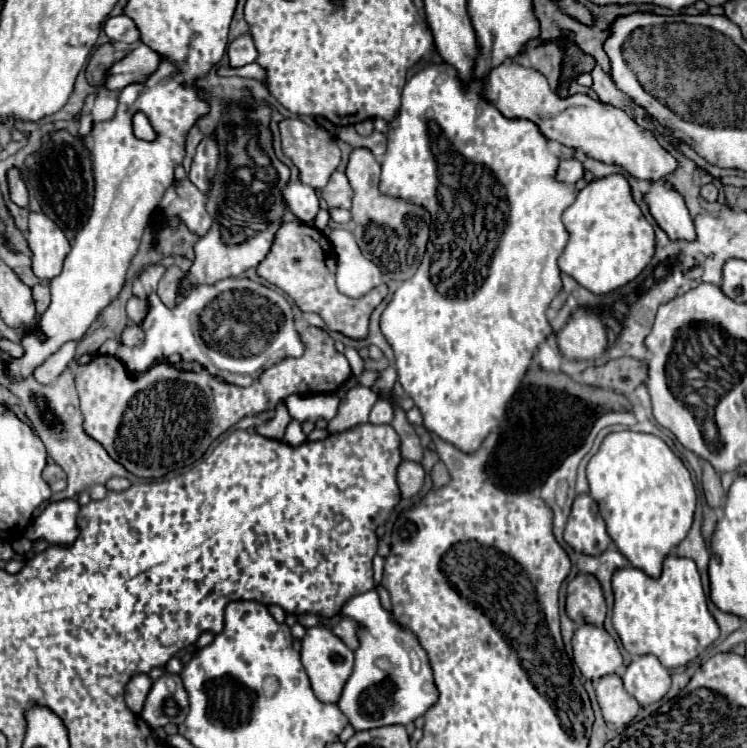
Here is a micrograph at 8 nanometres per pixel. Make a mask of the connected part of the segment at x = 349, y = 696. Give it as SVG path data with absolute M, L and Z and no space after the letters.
M375 589L351 597L343 605L343 615L359 621L363 627L359 631L361 645L355 651L355 669L337 701L355 731L395 723L407 725L425 715L425 711L437 701L437 687L433 683L427 655L417 637L391 621L391 615L381 607Z

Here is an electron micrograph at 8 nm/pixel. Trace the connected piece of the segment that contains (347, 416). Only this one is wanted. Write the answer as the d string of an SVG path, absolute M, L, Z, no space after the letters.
M359 387L359 389L351 389L339 403L339 411L337 415L329 421L327 431L329 433L341 433L347 431L355 425L367 423L369 421L369 411L375 405L375 401L379 399L377 393L373 393L373 389L369 387Z

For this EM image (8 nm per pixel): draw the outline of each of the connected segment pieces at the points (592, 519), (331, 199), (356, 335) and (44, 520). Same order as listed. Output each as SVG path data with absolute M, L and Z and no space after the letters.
M577 495L565 527L565 541L585 555L599 557L611 543L597 503L589 495Z
M335 171L329 179L329 183L321 189L321 197L327 201L329 207L341 207L341 209L351 209L351 185L345 177L345 173Z
M303 221L281 223L279 231L275 233L271 251L257 265L257 275L269 281L271 285L283 289L297 303L301 311L317 313L331 331L339 331L349 339L367 339L369 317L373 309L389 293L389 287L383 283L361 299L351 299L341 295L335 287L335 253L331 249L329 239L325 237L323 231Z
M75 499L49 503L41 511L41 515L29 525L25 535L31 541L47 539L53 545L71 545L71 541L75 541L75 537L79 535L75 523L77 513L79 513L79 505Z

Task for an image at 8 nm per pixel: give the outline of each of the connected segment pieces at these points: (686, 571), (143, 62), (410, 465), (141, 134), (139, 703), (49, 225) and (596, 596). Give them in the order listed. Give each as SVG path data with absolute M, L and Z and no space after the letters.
M665 557L663 561L663 573L661 577L653 579L645 575L641 569L635 567L625 567L613 573L613 595L615 595L615 605L613 605L613 627L621 637L623 647L631 655L655 655L663 667L667 669L677 669L695 659L699 653L703 653L705 647L709 647L717 637L719 637L719 627L713 619L713 615L707 609L707 599L701 587L701 579L697 573L697 567L691 559L685 557Z
M145 43L133 45L133 49L107 71L105 87L121 91L123 87L133 83L145 83L159 69L161 61L163 55L159 55Z
M403 461L397 471L397 485L401 489L401 497L411 499L413 495L417 495L423 487L423 479L425 479L425 471L421 463Z
M143 111L133 113L133 133L137 139L143 139L143 141L155 141L157 139L157 131L153 129L151 121L147 119L147 115Z
M135 675L129 683L127 683L127 691L125 691L125 701L127 707L139 715L143 711L143 703L147 699L147 693L151 689L153 681L149 679L149 675Z
M31 213L27 241L33 251L33 273L39 279L55 279L63 271L63 261L71 249L65 233L47 215Z
M579 575L573 581L569 581L569 587L567 587L567 615L577 625L589 623L589 625L595 625L595 627L603 627L605 599L603 599L601 585L599 585L599 581L595 581L595 577L591 577L591 575Z

